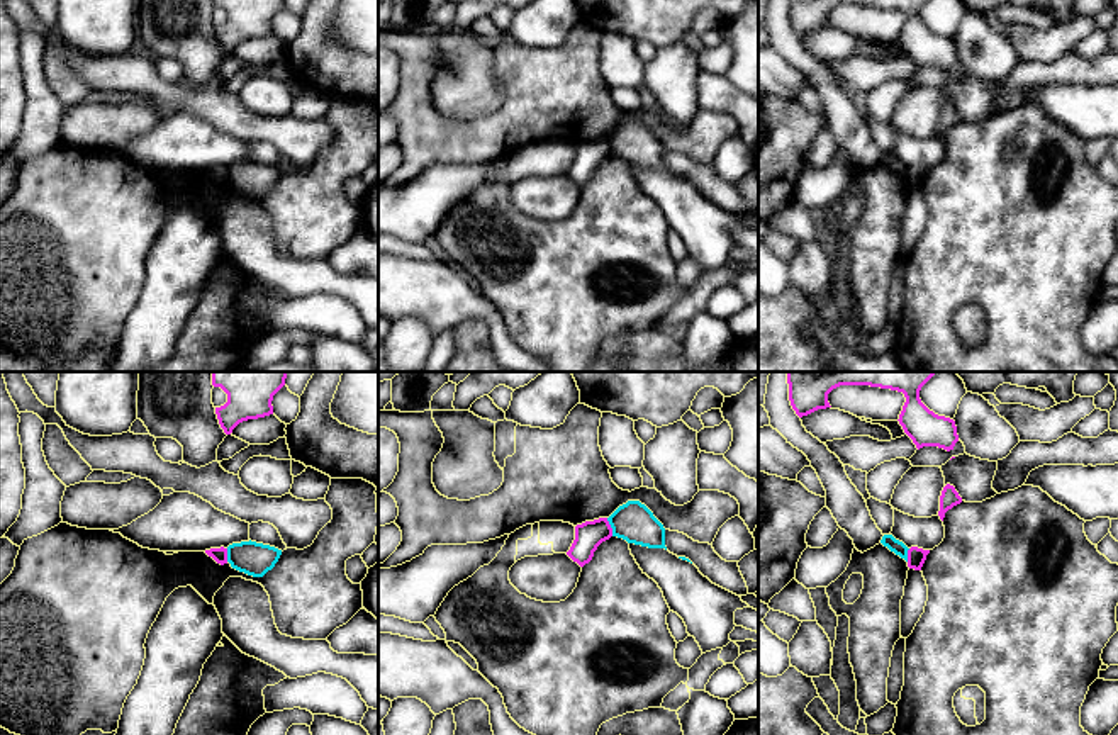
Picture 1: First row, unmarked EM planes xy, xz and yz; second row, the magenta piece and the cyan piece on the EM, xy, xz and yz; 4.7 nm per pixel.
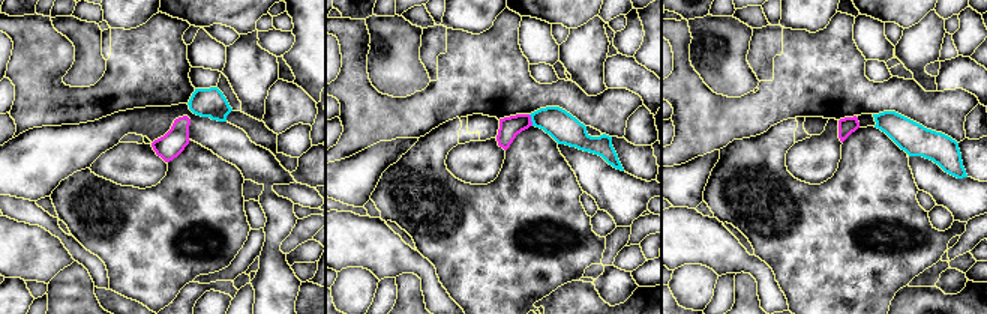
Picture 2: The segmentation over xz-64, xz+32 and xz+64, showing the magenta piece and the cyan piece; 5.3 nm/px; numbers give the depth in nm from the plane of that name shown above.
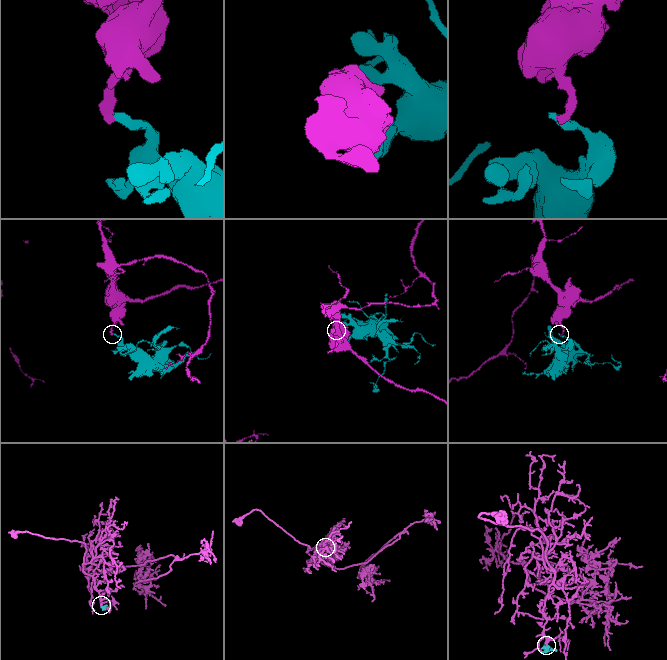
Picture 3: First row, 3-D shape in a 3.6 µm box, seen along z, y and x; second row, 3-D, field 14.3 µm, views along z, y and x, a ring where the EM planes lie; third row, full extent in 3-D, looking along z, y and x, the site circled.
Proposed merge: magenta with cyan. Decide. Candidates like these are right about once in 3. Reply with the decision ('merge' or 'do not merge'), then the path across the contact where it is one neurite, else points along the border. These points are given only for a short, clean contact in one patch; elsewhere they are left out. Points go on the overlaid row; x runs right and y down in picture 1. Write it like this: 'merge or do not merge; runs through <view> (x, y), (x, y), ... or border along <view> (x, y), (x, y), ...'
do not merge; border along xz (606, 518), (613, 535)

